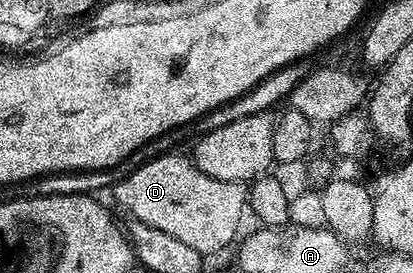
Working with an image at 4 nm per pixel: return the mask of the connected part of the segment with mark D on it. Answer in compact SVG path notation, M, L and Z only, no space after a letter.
M180 151L163 153L120 179L116 201L132 221L158 227L158 231L174 235L174 239L187 243L202 255L216 253L237 240L236 232L244 221L244 213L246 217L248 205L248 189L241 182L204 175L191 156L183 157Z

